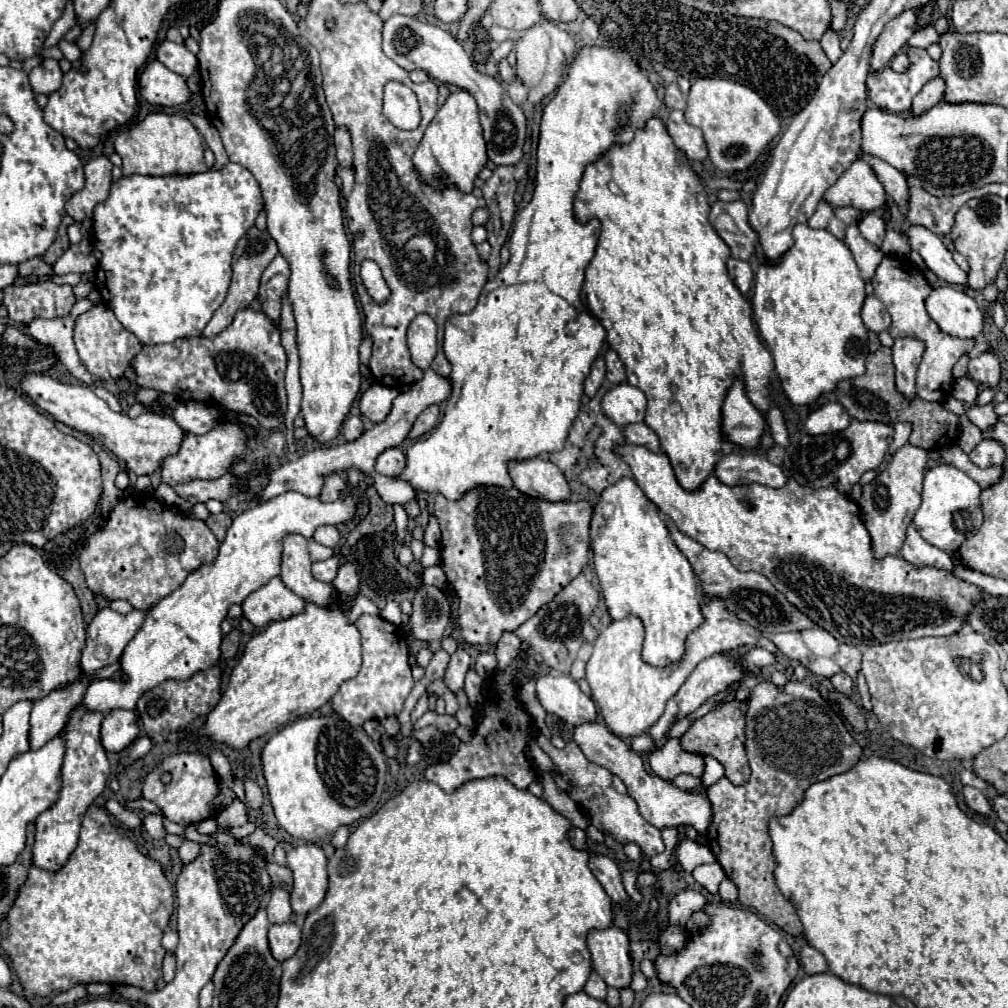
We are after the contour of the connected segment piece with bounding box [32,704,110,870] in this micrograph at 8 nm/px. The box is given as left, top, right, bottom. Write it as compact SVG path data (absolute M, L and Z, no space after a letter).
M78 704L76 708L72 708L66 726L60 732L60 738L64 740L64 746L66 746L64 764L60 768L62 788L58 792L58 800L36 818L36 844L34 844L34 856L32 856L34 866L40 866L44 870L60 870L60 866L68 860L68 856L78 844L80 824L88 806L106 788L106 782L110 776L110 764L106 758L106 750L102 748L102 742L100 742L102 718L104 718L102 712L92 712L82 708L82 704Z

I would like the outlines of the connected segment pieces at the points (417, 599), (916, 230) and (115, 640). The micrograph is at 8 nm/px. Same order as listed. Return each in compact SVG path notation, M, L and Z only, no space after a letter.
M422 586L414 596L414 612L410 616L410 632L412 638L418 640L440 640L448 620L450 620L450 604L442 590L434 586Z
M906 226L904 230L910 248L922 256L926 266L944 282L948 284L966 284L968 276L956 262L952 260L950 250L942 244L942 238L934 232L930 232L924 226Z
M112 608L100 610L86 628L86 646L82 650L82 670L92 676L94 670L116 662L126 644L144 624L150 610L132 610L128 614L114 612Z

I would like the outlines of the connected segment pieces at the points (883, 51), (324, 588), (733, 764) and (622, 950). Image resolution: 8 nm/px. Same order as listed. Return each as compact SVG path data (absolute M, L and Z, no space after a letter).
M906 10L904 14L896 16L892 22L888 22L888 26L884 28L884 32L880 34L880 38L874 44L874 54L870 60L872 72L884 70L884 66L900 52L900 48L906 46L906 42L914 34L916 16L918 16L916 10Z
M290 534L284 540L280 578L294 594L302 596L304 600L316 602L318 606L328 606L336 598L336 590L332 590L332 584L312 578L312 562L306 544L308 540L302 534Z
M730 702L724 706L716 706L712 712L696 720L690 730L680 738L682 748L688 752L696 752L702 756L714 756L726 768L726 778L732 784L744 784L748 780L748 758L744 754L744 710L746 702Z
M608 926L602 930L590 930L586 942L592 954L592 966L600 978L612 988L628 986L632 978L628 934L616 926Z

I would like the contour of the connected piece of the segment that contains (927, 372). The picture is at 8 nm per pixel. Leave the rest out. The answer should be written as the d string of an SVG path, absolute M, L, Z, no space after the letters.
M884 256L880 266L876 268L876 274L872 276L872 286L874 286L874 294L884 302L884 306L888 308L888 312L892 316L890 336L892 338L910 336L910 338L918 338L918 340L924 342L922 362L918 366L916 394L924 400L942 402L952 392L952 384L954 384L952 366L958 362L958 358L962 354L966 354L968 350L974 348L974 340L944 334L936 326L936 322L928 316L928 312L924 308L924 300L926 300L926 296L930 294L932 288L926 282L926 278L922 276L922 272L912 266L912 262L898 260L894 256Z

